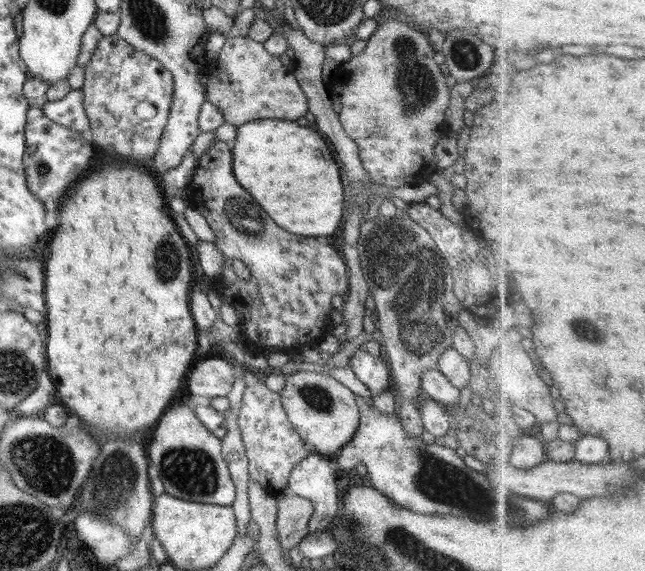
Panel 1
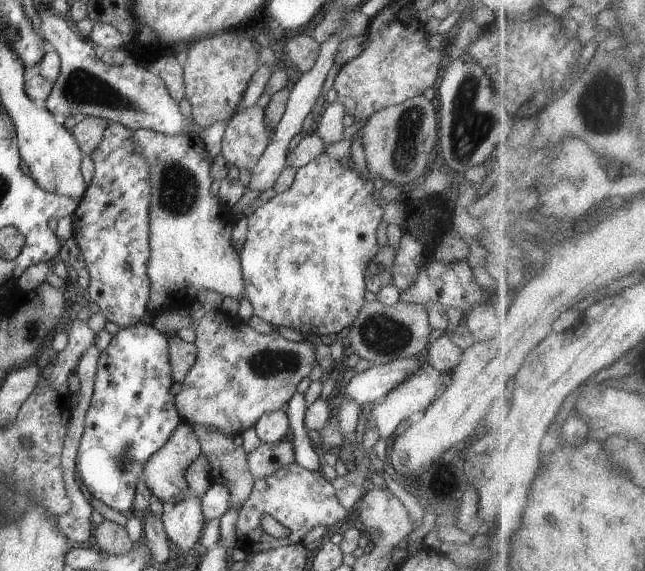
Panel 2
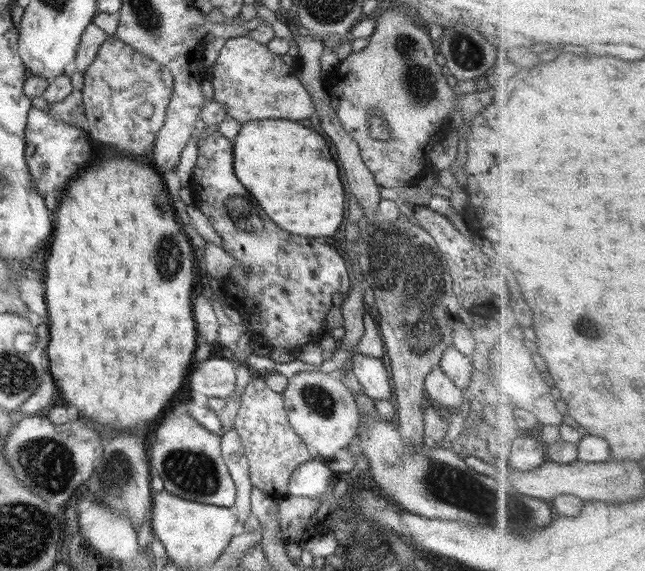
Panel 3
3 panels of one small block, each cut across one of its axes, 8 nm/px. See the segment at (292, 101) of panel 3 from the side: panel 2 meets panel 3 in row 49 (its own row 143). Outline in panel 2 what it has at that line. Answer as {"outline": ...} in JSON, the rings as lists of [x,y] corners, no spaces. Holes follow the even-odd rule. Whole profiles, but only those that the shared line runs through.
{"outline":[[[256,104],[241,110],[225,128],[220,154],[228,167],[234,165],[238,170],[251,171],[266,152],[274,131],[266,124],[262,106]]]}

